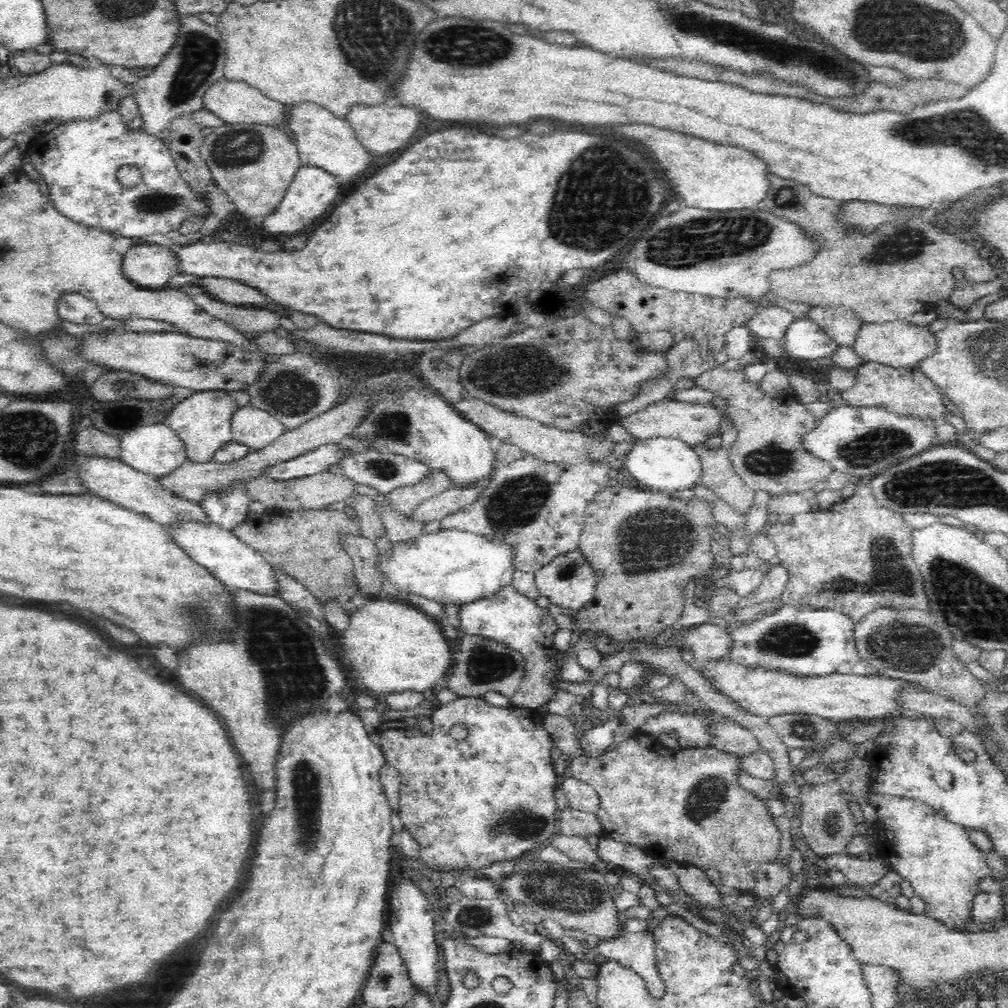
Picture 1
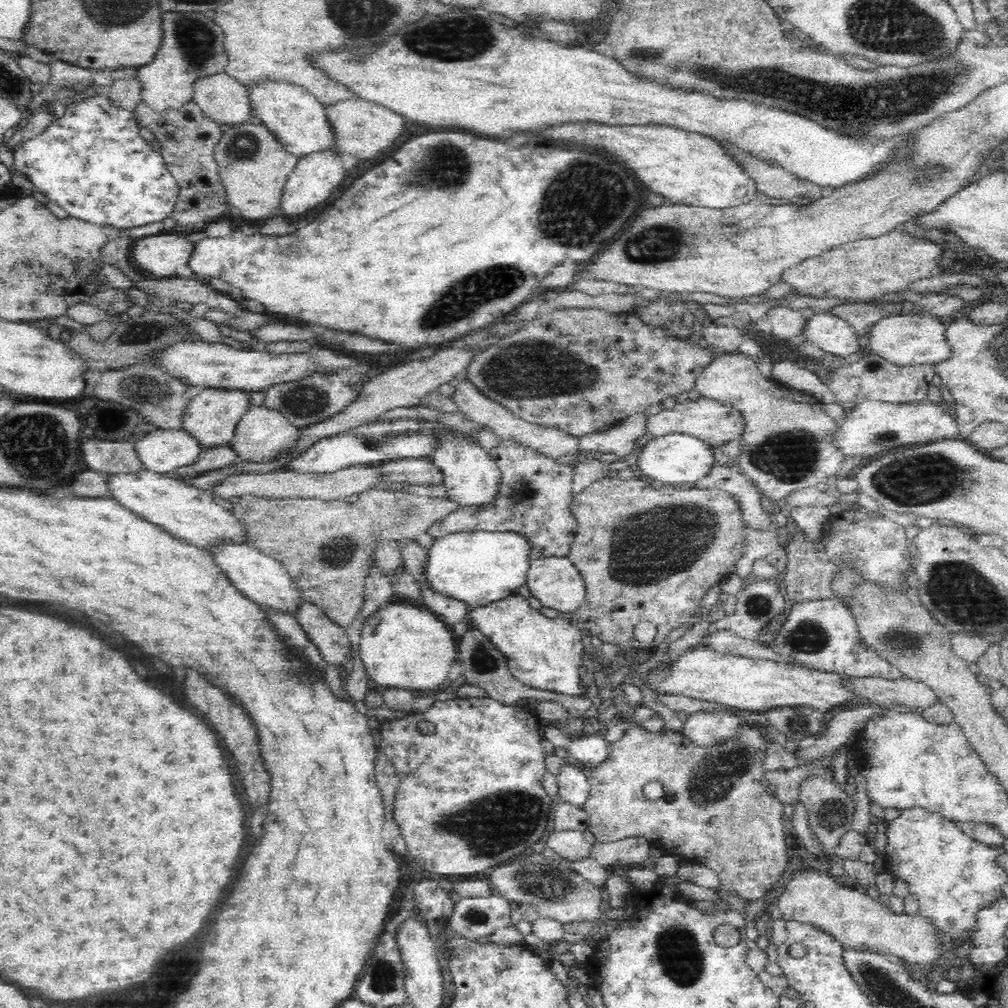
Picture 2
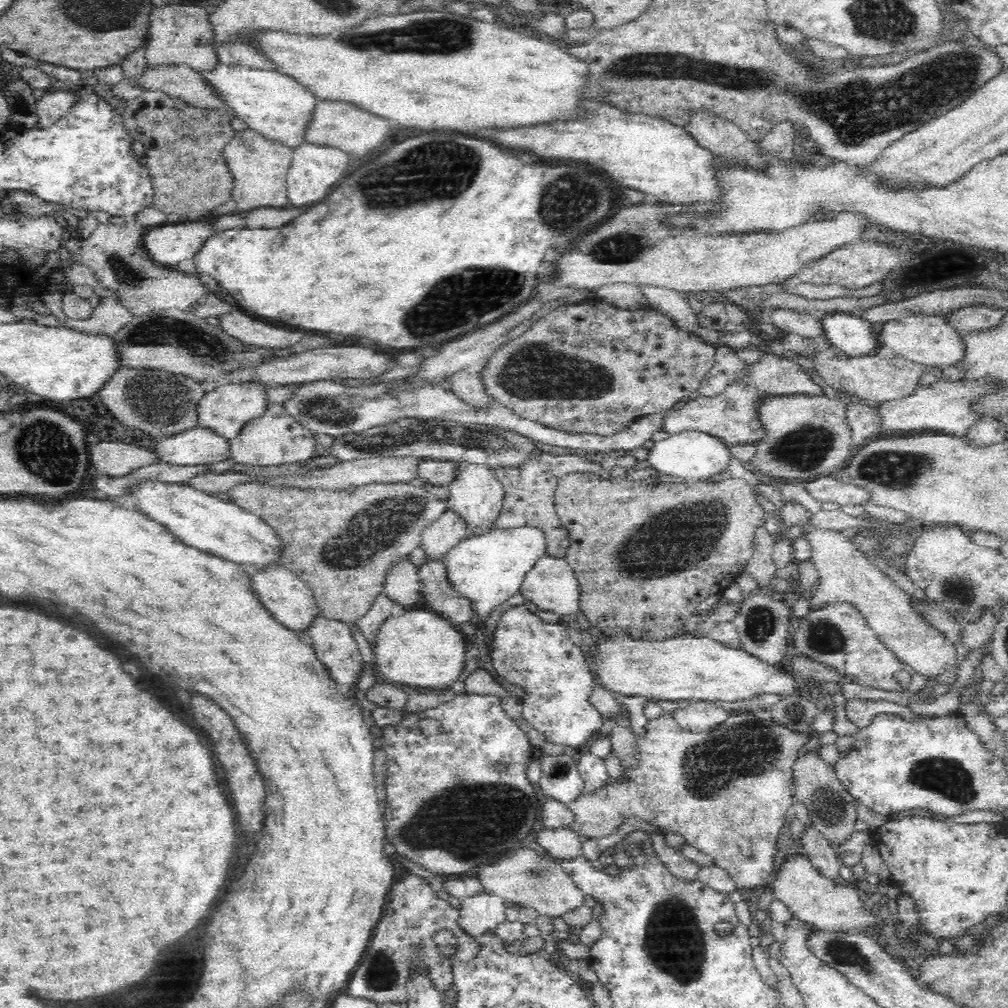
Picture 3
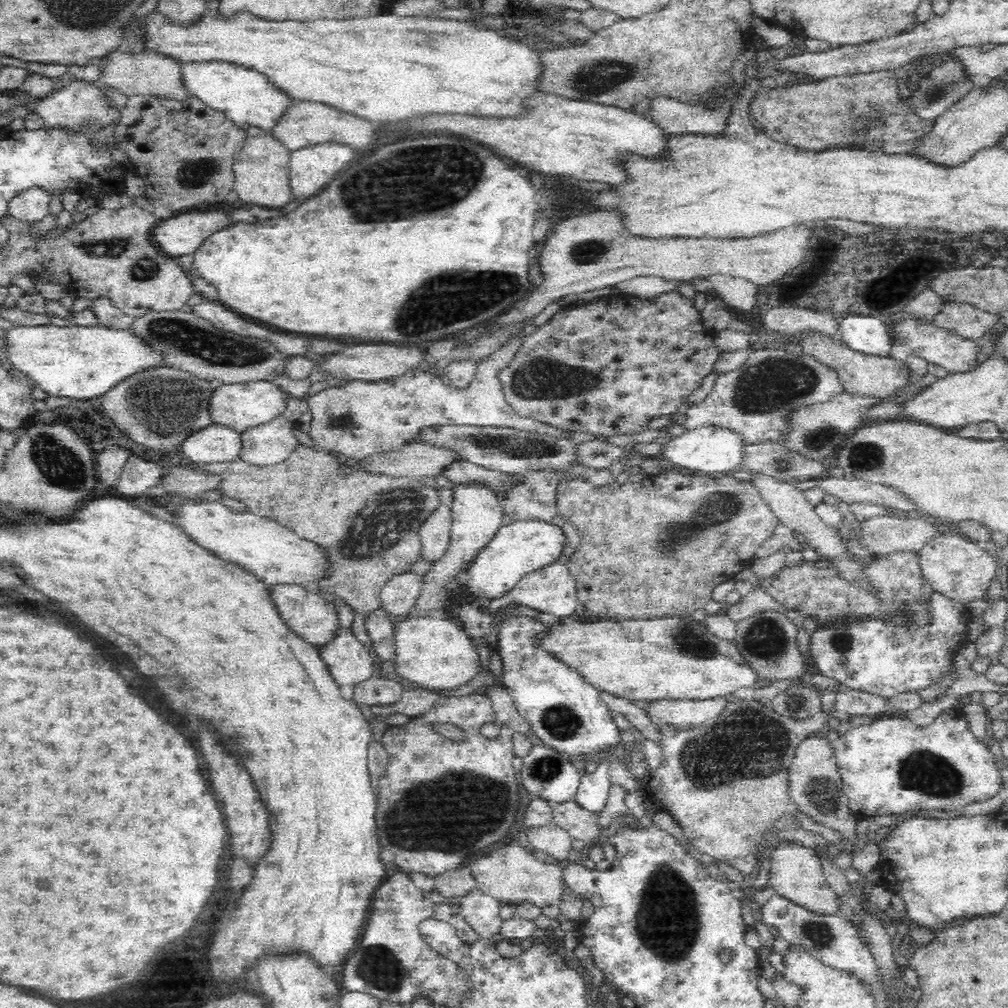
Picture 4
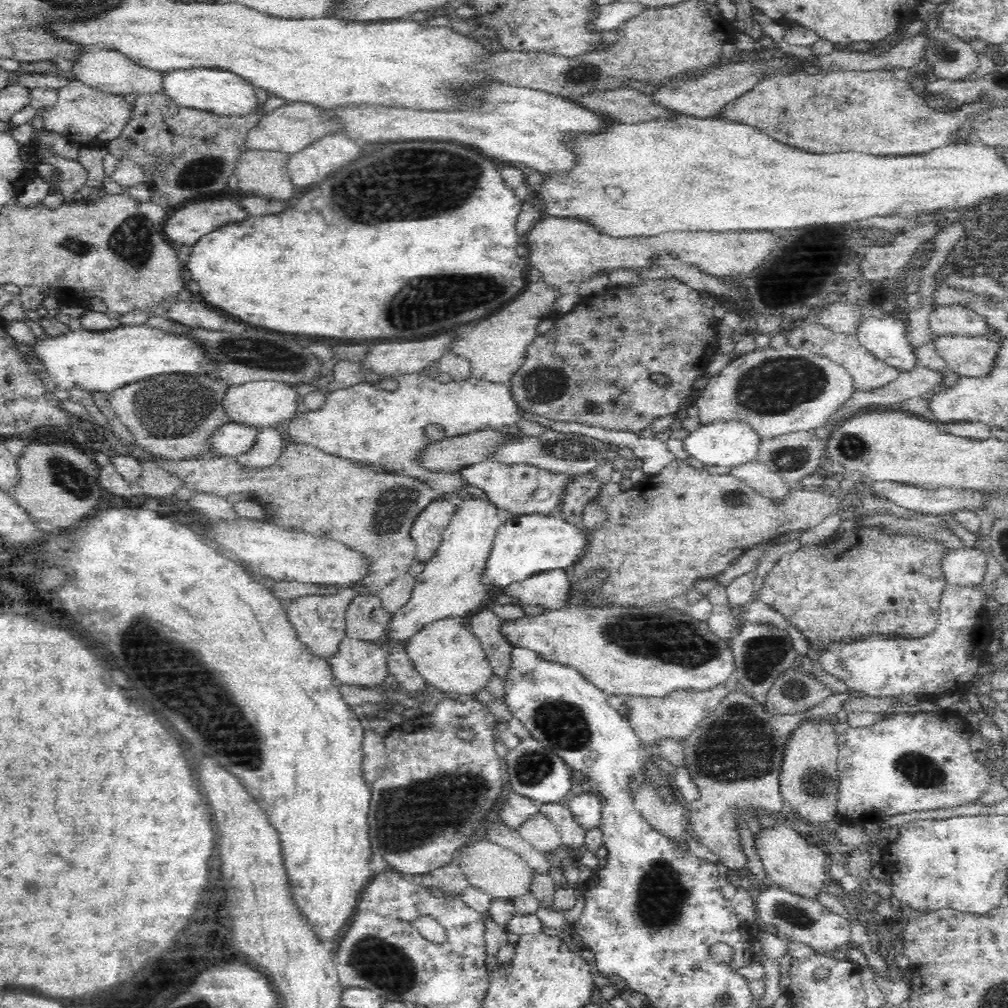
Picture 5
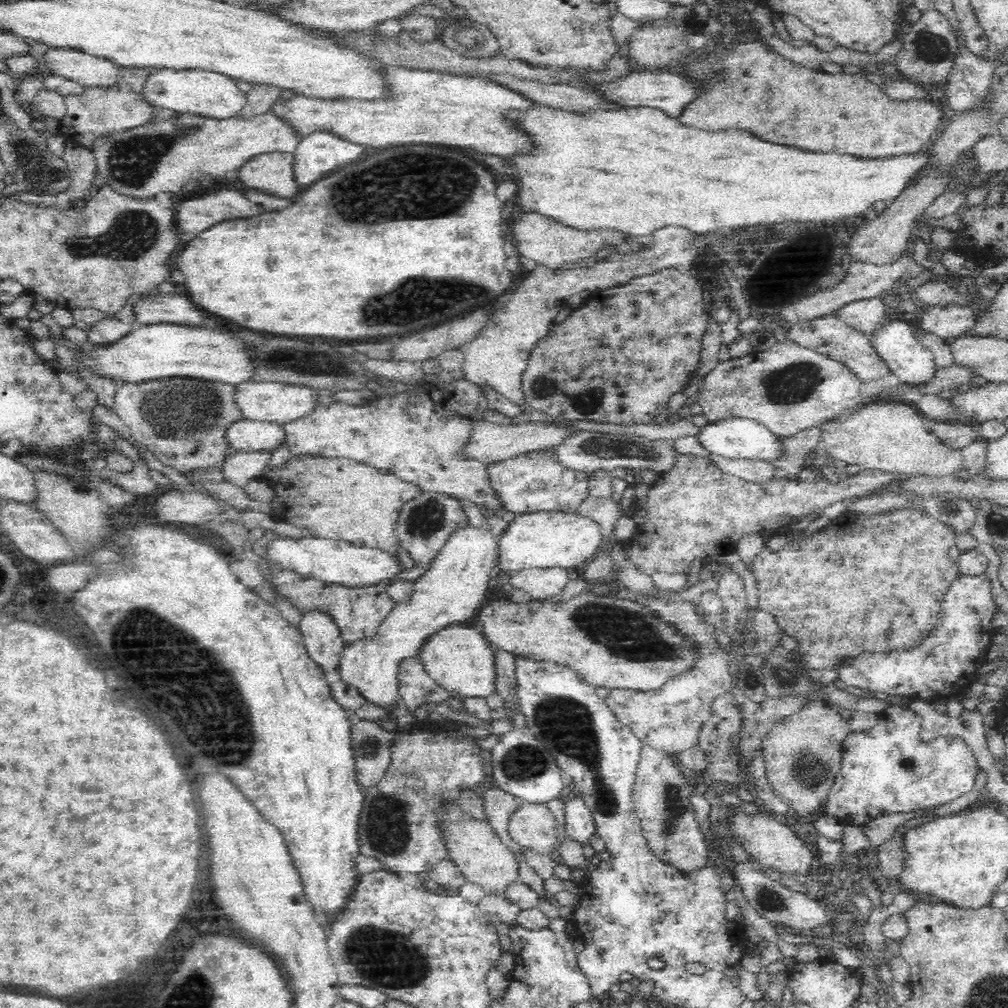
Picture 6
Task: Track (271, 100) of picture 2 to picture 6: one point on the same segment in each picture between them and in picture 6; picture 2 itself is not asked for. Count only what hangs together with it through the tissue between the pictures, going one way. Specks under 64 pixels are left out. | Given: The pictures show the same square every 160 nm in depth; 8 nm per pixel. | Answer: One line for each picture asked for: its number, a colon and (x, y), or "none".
3: (272, 104)
4: (242, 95)
5: (217, 92)
6: (194, 91)

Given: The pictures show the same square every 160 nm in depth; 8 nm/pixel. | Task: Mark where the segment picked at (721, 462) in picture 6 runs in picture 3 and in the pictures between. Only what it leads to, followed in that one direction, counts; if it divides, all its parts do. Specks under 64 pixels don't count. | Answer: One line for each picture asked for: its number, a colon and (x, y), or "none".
3: (845, 574)
4: (789, 504)
5: (755, 473)

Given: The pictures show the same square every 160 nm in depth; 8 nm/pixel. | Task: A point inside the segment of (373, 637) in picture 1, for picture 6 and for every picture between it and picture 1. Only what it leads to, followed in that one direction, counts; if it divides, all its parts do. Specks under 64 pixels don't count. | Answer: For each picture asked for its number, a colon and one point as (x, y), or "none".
2: (401, 646)
3: (420, 648)
4: (436, 652)
5: (450, 657)
6: (459, 658)

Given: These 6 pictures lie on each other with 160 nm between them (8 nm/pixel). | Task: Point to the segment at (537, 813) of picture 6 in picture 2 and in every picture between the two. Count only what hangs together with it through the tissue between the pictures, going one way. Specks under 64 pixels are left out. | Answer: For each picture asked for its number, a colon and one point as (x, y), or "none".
2: (571, 844)
3: (562, 843)
4: (553, 842)
5: (538, 830)

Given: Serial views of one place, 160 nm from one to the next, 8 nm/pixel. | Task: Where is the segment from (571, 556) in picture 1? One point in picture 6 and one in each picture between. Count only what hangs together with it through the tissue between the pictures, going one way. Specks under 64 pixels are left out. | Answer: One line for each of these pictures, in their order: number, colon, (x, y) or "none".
2: (554, 581)
3: (551, 585)
4: (552, 589)
5: (548, 589)
6: (540, 583)

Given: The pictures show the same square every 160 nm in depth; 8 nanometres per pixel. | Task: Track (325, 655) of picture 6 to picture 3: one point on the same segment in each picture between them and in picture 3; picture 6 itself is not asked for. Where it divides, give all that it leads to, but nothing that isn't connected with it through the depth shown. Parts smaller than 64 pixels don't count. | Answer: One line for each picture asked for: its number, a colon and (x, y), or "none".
3: (290, 600)
4: (316, 619)
5: (319, 620)

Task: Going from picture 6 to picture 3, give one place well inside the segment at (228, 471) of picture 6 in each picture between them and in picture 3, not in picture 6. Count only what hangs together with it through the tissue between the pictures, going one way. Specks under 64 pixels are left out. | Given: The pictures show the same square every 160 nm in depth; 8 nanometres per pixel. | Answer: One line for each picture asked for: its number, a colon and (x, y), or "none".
3: (275, 438)
4: (267, 444)
5: (268, 447)

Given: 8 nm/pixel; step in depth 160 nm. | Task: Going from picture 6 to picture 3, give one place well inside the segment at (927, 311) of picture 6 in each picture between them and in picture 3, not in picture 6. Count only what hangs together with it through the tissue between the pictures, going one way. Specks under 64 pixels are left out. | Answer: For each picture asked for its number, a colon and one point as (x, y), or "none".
3: (981, 317)
4: (965, 320)
5: (945, 320)

